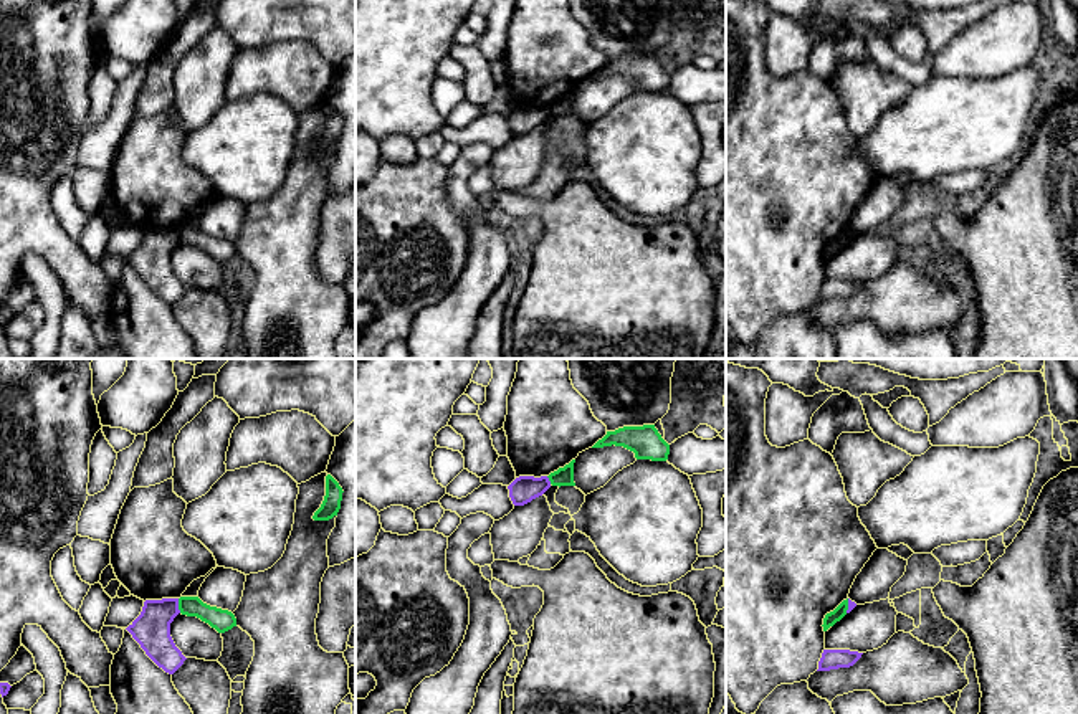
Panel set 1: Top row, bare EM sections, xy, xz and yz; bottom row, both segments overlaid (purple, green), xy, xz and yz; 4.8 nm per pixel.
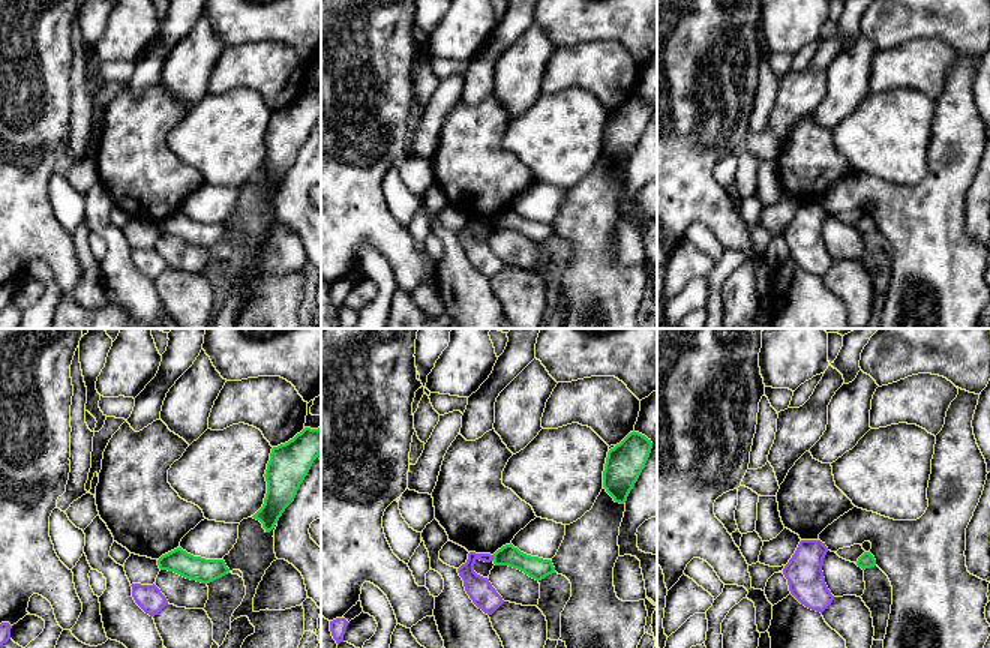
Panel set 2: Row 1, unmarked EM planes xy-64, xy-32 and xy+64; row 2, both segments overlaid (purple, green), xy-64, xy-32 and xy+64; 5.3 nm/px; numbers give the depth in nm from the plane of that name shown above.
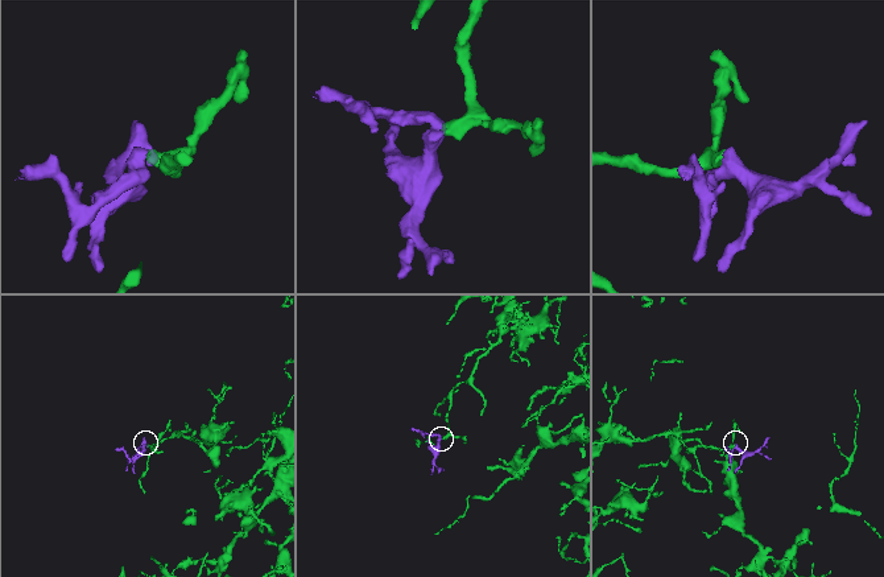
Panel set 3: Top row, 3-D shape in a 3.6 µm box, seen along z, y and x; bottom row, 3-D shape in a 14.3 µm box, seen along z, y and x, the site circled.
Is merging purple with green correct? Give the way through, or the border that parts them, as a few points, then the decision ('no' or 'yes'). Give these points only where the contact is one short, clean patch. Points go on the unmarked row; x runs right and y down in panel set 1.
along xy (177, 228), (181, 242) | no

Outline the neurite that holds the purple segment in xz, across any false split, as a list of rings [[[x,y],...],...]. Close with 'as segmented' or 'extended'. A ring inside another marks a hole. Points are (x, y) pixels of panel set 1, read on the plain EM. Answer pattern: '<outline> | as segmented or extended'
[[[519,106],[509,116],[509,127],[514,136],[524,136],[532,129],[542,126],[551,117],[547,106]]] | as segmented

